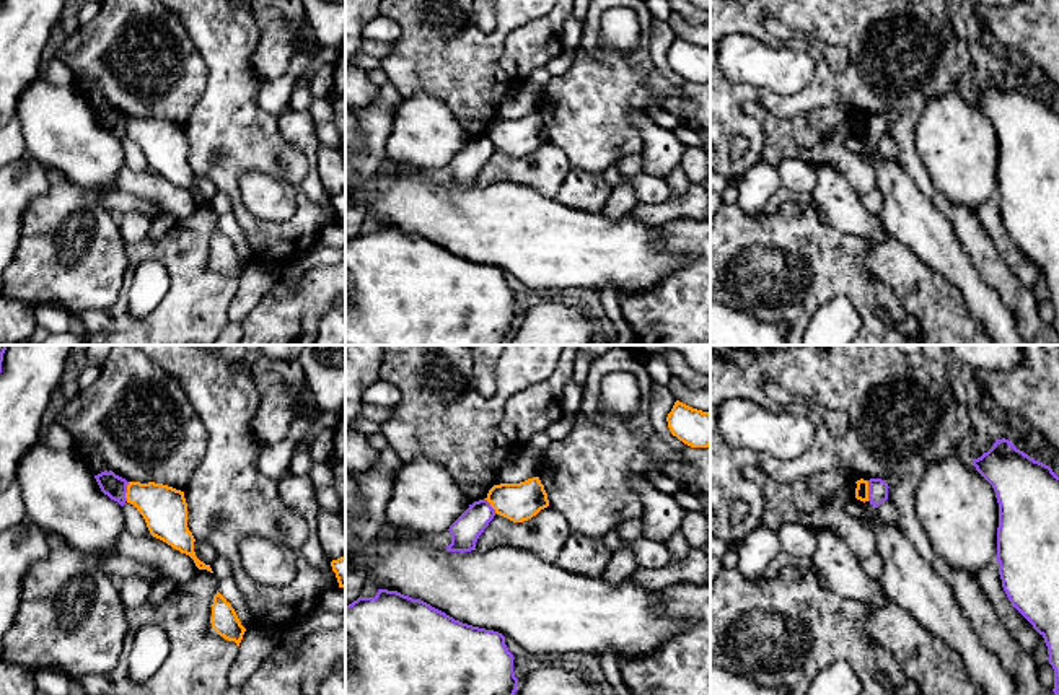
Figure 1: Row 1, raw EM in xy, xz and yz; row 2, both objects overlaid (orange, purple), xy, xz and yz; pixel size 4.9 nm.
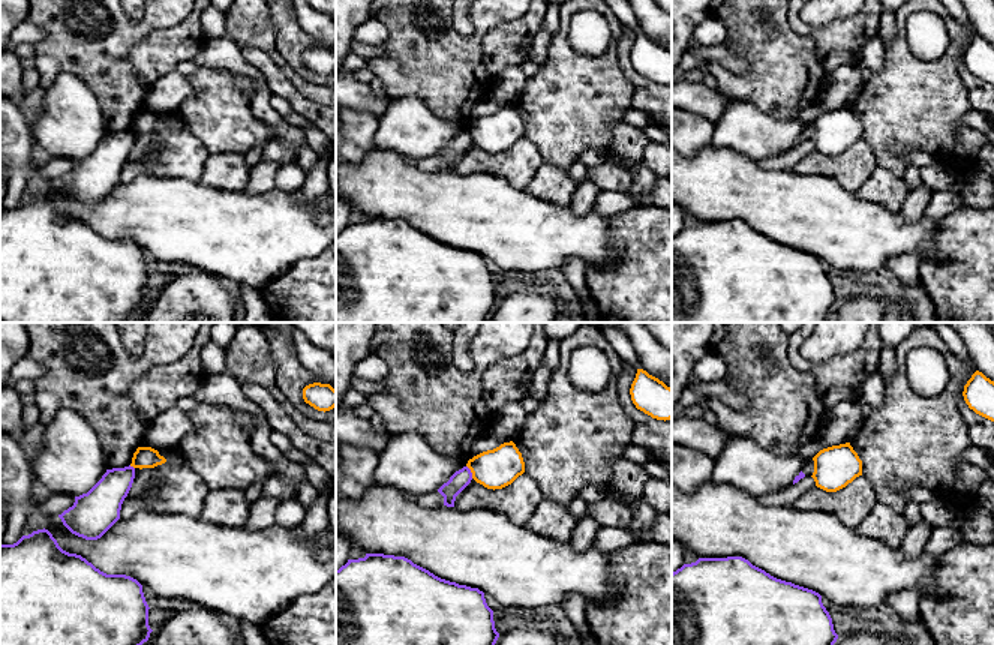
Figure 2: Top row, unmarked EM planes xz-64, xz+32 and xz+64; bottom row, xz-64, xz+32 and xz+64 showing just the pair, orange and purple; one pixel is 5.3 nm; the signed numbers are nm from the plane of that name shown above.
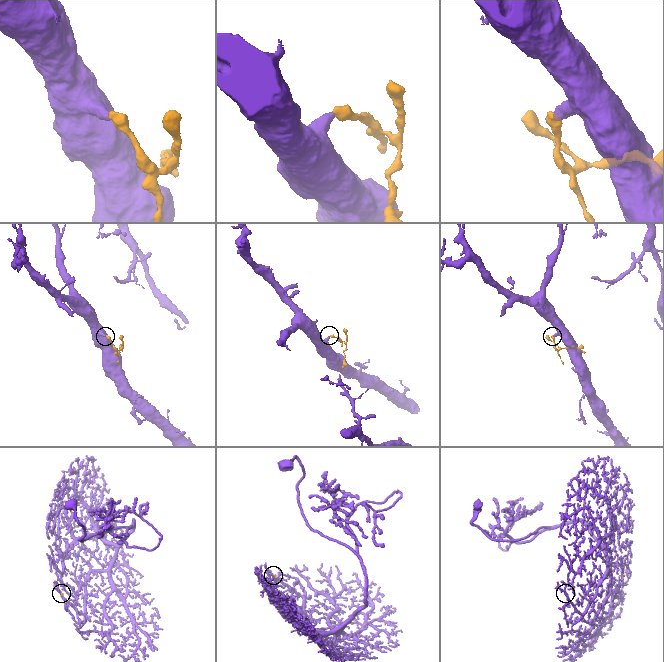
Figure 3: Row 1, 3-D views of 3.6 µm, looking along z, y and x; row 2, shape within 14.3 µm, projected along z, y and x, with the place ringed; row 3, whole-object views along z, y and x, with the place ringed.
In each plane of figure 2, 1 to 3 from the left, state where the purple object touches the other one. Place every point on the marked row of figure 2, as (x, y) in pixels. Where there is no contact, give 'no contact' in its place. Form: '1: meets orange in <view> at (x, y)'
1: meets orange in xz-64 at (132, 465)
2: meets orange in xz+32 at (471, 471)
3: no contact

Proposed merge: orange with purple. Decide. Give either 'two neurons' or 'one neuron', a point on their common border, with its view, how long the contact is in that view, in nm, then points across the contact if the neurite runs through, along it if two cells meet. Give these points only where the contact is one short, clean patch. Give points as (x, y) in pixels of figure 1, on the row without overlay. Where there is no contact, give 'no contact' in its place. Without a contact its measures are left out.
two neurons; meets orange in yz at (867, 126); contact 110 nm long; border along yz (865, 116), (869, 135)

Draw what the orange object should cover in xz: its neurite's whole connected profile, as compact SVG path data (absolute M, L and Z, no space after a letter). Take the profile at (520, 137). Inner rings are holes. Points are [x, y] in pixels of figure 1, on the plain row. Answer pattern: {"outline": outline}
{"outline": "M539 112L520 119L494 120L486 133L497 150L523 158L549 142L547 129Z"}

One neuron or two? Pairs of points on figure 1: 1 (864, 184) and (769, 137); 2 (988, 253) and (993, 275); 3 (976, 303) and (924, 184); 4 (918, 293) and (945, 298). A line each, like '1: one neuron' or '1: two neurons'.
1: one neuron
2: one neuron
3: two neurons
4: one neuron

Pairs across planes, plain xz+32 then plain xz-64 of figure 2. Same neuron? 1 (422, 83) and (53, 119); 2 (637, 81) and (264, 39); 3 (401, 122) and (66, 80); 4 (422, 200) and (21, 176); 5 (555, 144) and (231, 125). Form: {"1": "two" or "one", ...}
{"1": "two", "2": "two", "3": "one", "4": "two", "5": "one"}

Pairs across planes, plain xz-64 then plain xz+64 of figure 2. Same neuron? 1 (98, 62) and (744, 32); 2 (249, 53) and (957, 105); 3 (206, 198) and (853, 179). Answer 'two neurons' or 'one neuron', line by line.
1: one neuron
2: two neurons
3: two neurons

